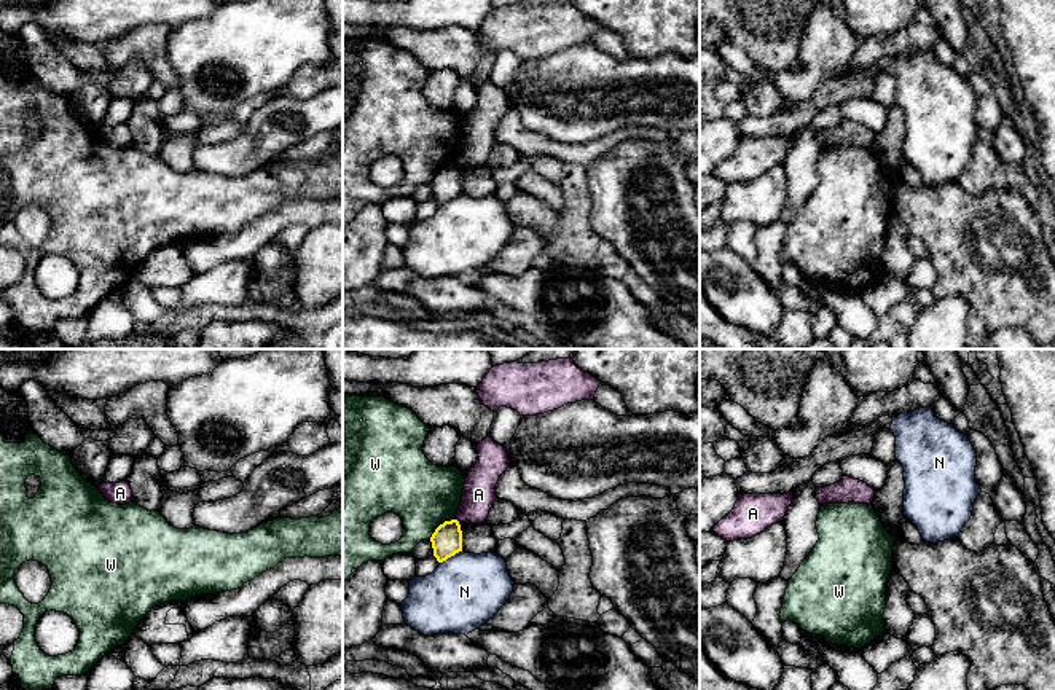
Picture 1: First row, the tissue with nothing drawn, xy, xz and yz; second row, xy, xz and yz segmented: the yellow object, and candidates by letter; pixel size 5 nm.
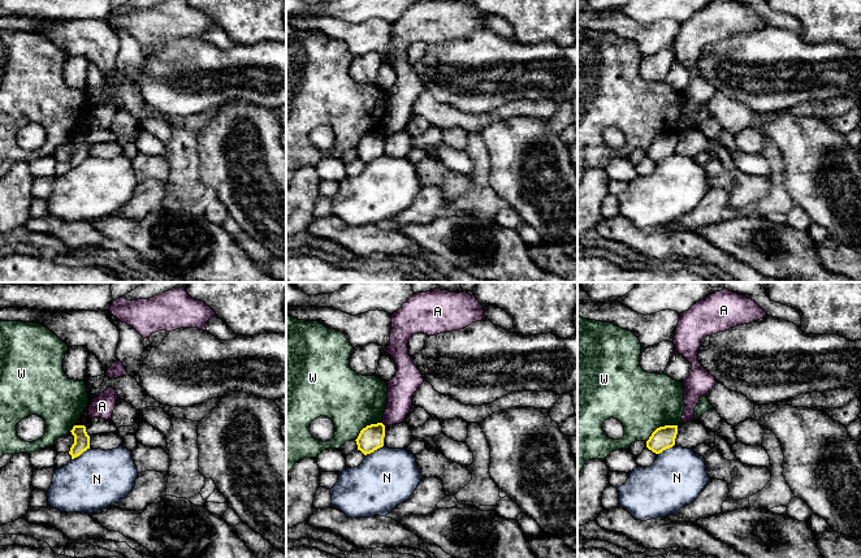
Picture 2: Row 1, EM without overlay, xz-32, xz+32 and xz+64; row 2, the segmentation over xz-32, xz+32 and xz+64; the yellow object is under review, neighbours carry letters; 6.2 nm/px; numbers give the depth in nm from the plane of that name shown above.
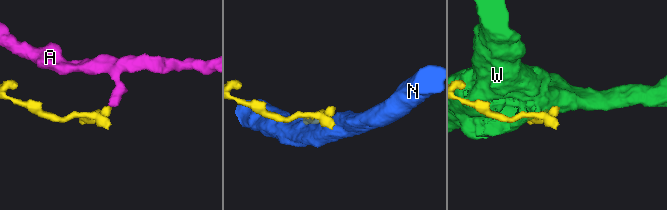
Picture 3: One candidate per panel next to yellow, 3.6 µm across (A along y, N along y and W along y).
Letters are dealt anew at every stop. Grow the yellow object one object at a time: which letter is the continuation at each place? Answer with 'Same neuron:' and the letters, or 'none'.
Same neuron: none

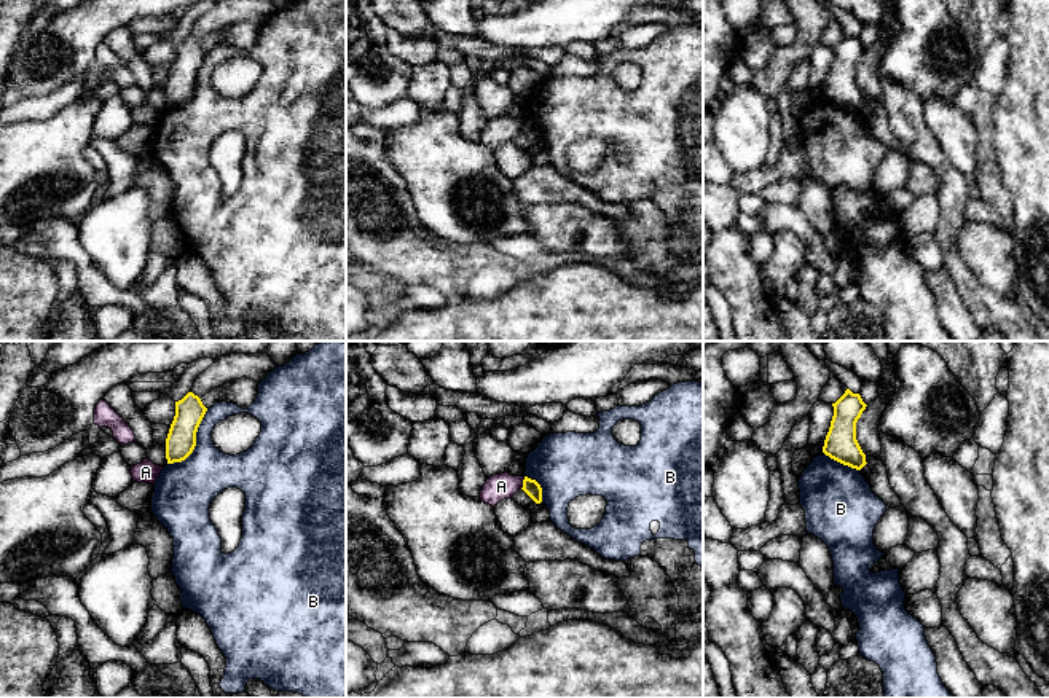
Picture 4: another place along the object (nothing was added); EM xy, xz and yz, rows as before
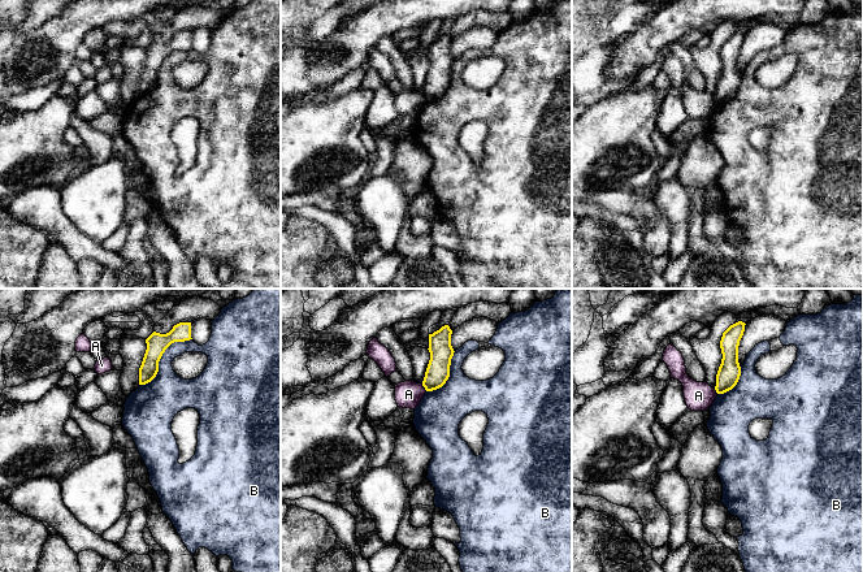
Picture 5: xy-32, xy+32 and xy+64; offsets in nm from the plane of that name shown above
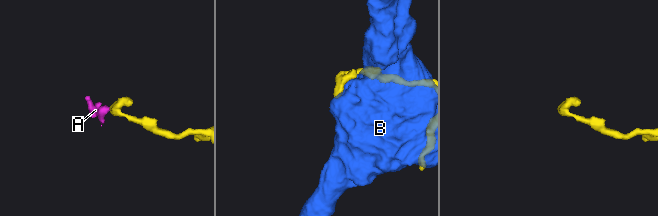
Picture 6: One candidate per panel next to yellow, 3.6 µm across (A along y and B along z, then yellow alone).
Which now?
Same neuron: none

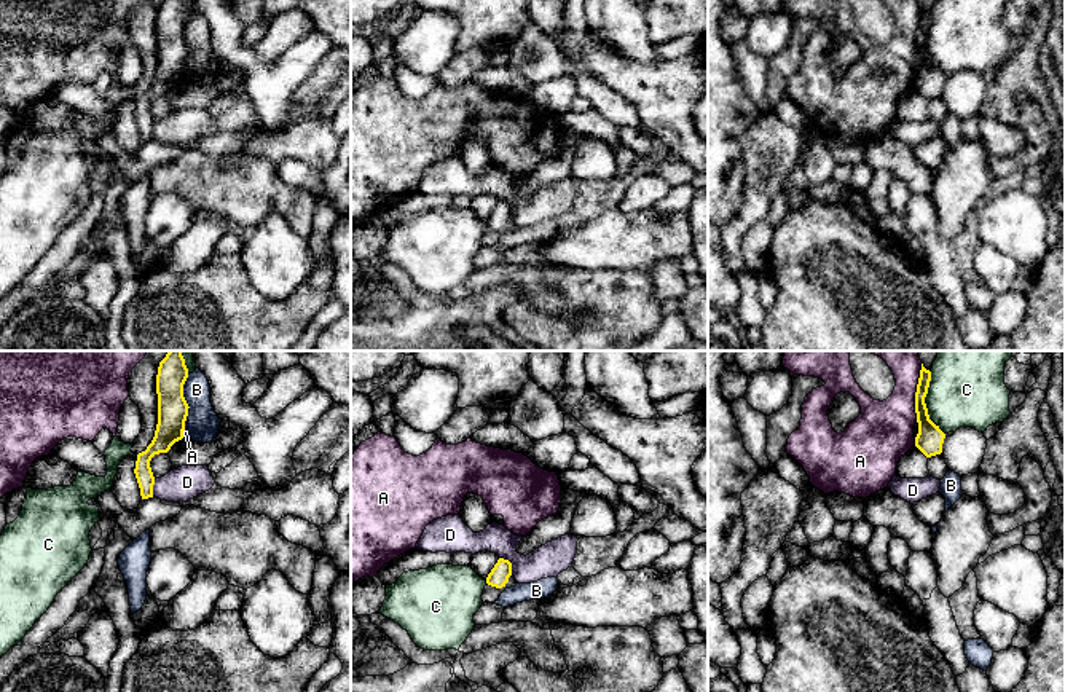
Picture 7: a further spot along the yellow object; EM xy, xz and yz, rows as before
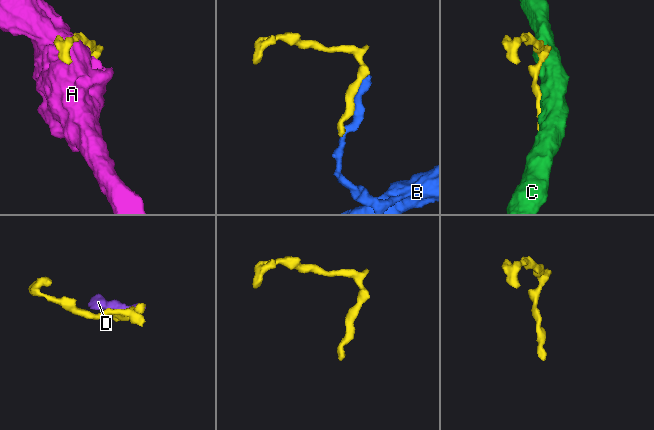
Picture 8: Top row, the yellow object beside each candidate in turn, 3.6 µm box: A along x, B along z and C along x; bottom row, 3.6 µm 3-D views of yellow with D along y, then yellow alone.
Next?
Same neuron: none

